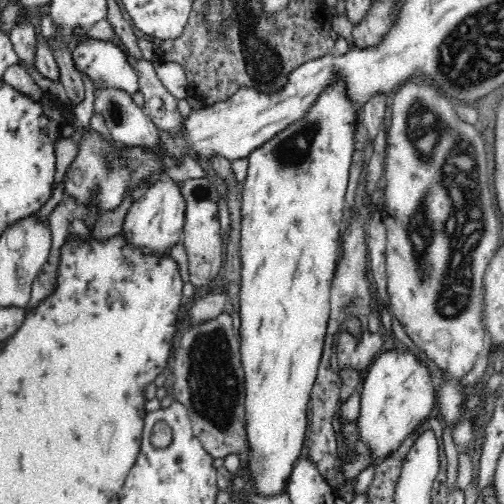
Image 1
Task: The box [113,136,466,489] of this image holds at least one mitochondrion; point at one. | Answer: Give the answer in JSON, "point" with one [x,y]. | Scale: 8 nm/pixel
{"point":[214,390]}

